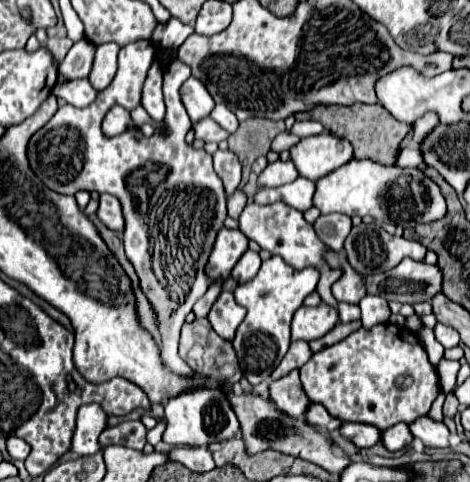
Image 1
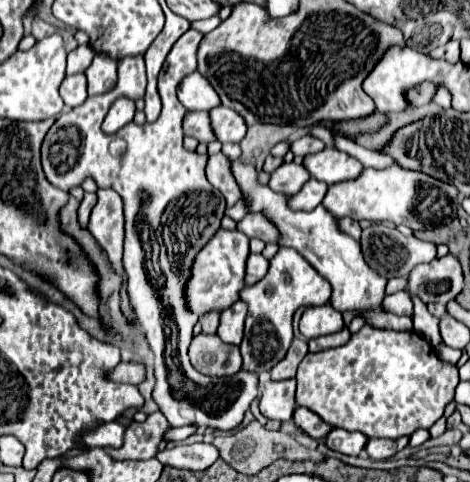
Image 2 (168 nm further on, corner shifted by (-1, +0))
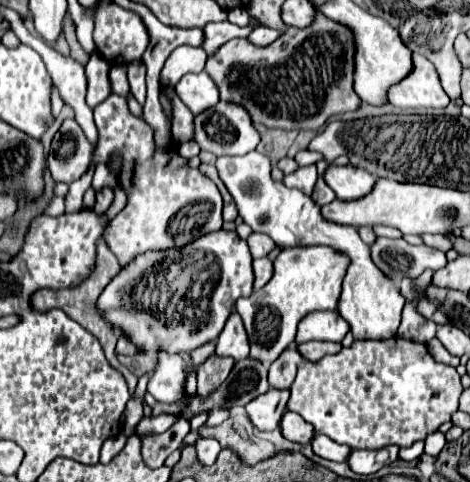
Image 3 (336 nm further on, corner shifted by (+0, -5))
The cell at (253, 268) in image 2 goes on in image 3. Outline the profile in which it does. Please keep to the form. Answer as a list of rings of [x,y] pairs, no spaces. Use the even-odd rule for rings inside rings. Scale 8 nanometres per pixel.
[[[267,257],[255,259],[253,261],[253,273],[255,273],[255,283],[253,283],[253,291],[259,291],[273,275],[273,263]]]

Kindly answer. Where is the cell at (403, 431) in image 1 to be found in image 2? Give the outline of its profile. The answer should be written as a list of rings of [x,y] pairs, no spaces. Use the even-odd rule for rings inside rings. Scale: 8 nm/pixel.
[[[378,438],[376,442],[368,440],[364,450],[370,456],[370,460],[388,460],[388,458],[392,458],[398,452],[398,446],[396,446],[396,442],[388,442],[384,438],[382,440]]]

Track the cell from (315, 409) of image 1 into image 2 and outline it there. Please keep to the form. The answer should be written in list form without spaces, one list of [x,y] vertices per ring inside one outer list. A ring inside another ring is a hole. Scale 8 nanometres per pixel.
[[[296,408],[294,410],[294,422],[296,422],[296,426],[302,430],[302,432],[306,432],[308,436],[312,436],[312,438],[316,438],[316,440],[320,440],[320,438],[324,438],[332,428],[330,426],[326,426],[326,422],[320,418],[320,416],[316,416],[316,414],[312,414],[310,410],[304,410],[304,408]]]

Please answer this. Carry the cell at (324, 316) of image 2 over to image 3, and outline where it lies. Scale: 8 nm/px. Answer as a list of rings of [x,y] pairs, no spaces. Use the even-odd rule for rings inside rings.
[[[337,311],[309,313],[299,321],[295,341],[343,341],[347,331],[349,325]]]

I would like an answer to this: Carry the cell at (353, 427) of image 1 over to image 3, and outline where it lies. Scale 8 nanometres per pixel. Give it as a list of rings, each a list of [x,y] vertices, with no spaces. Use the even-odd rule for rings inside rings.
[[[315,435],[311,445],[313,445],[315,455],[319,455],[323,459],[337,461],[337,463],[347,461],[347,455],[351,453],[351,447],[343,447],[339,443],[335,443],[333,439],[327,439],[327,435]]]

